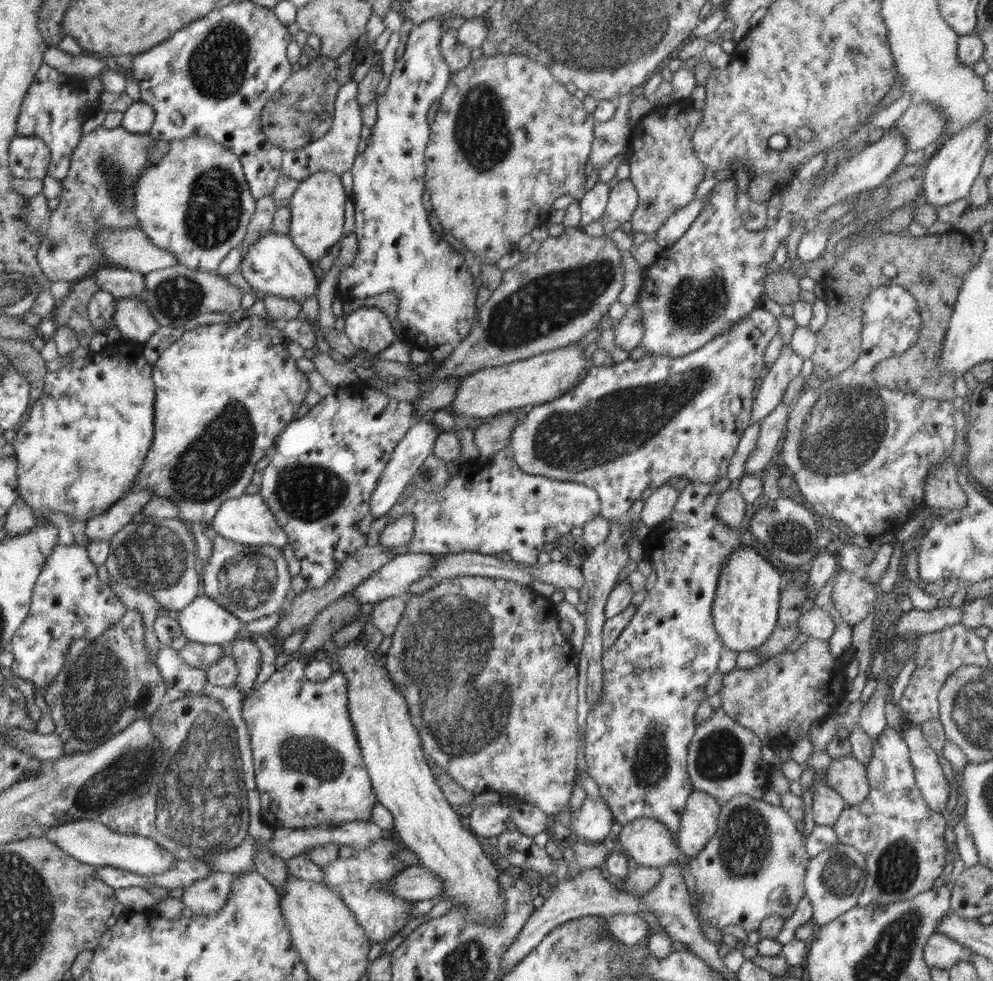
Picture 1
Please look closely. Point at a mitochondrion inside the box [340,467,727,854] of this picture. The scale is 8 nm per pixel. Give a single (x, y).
(463, 726)

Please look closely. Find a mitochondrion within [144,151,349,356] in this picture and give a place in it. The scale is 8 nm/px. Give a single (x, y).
(215, 207)

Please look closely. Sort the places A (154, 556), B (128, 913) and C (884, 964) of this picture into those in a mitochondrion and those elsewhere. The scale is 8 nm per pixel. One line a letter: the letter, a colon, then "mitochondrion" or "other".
A: mitochondrion
B: other
C: mitochondrion

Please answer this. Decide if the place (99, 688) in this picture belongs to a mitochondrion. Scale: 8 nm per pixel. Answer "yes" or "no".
yes

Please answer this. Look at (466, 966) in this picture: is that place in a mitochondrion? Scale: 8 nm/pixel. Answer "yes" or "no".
yes

